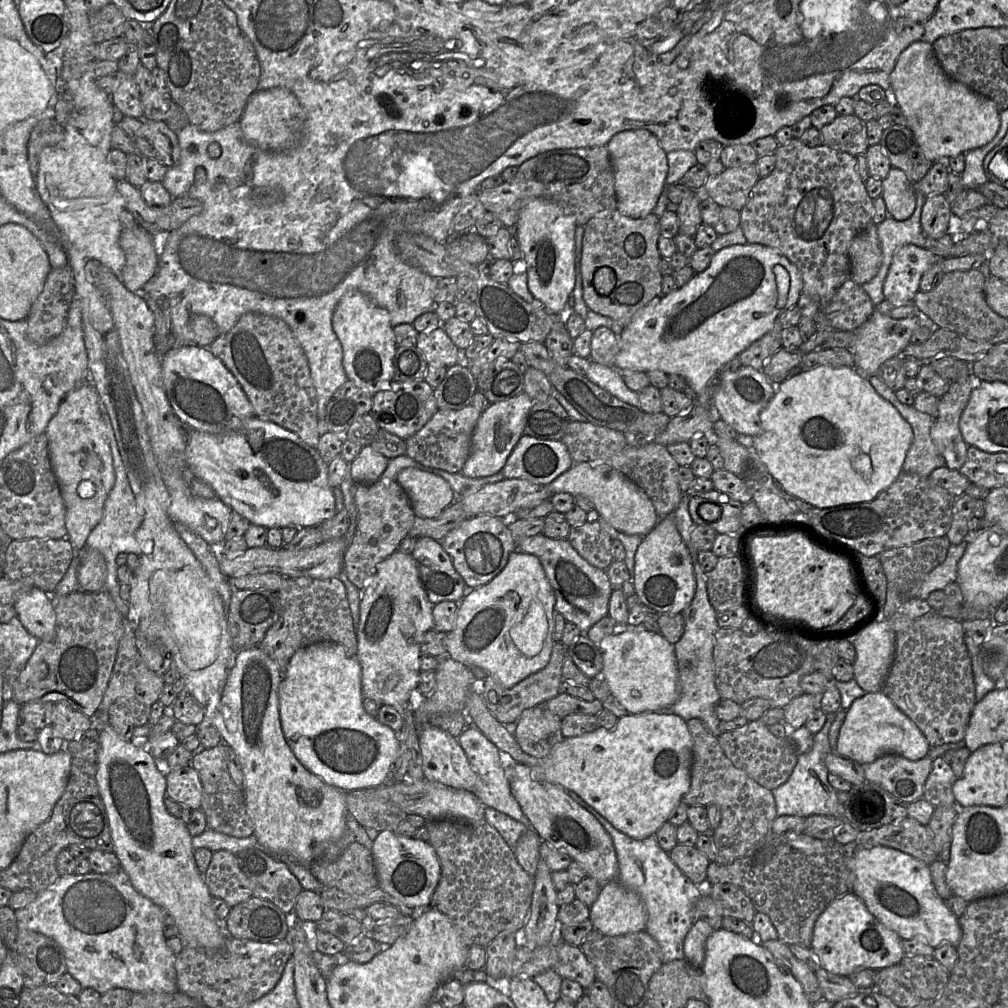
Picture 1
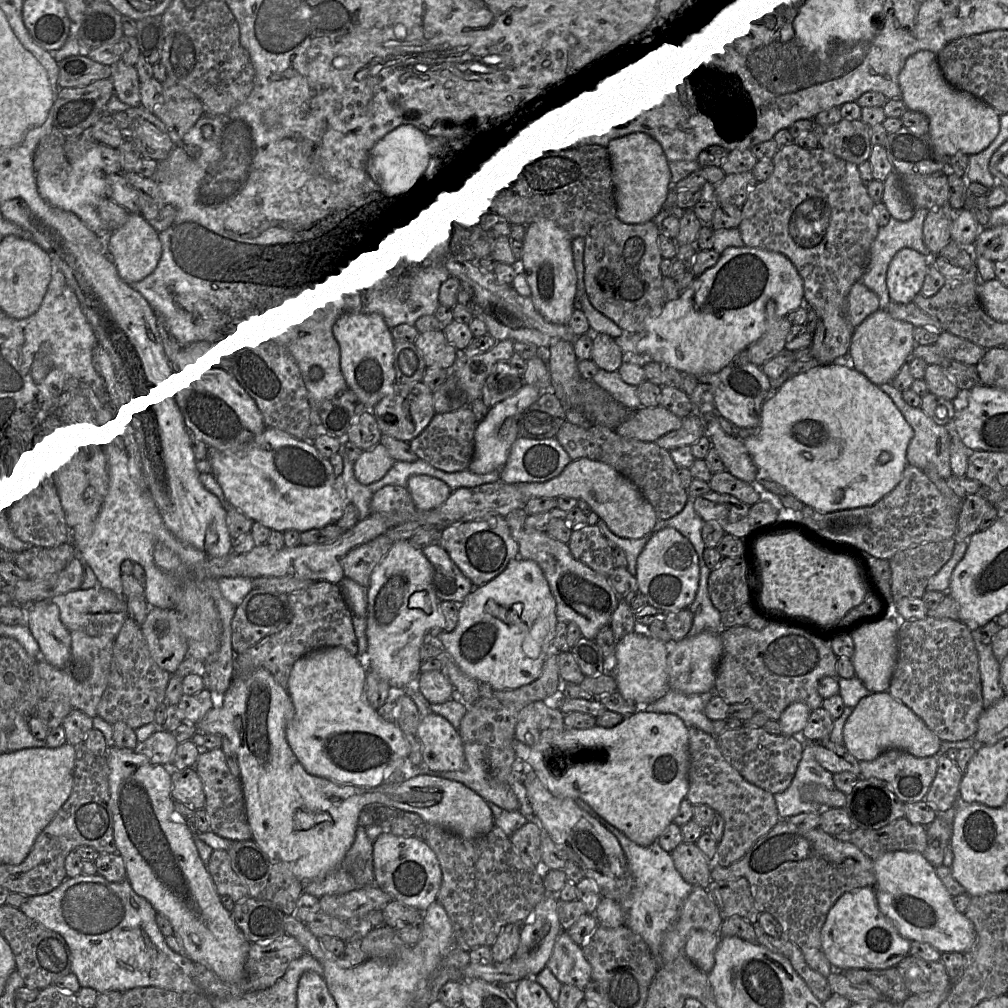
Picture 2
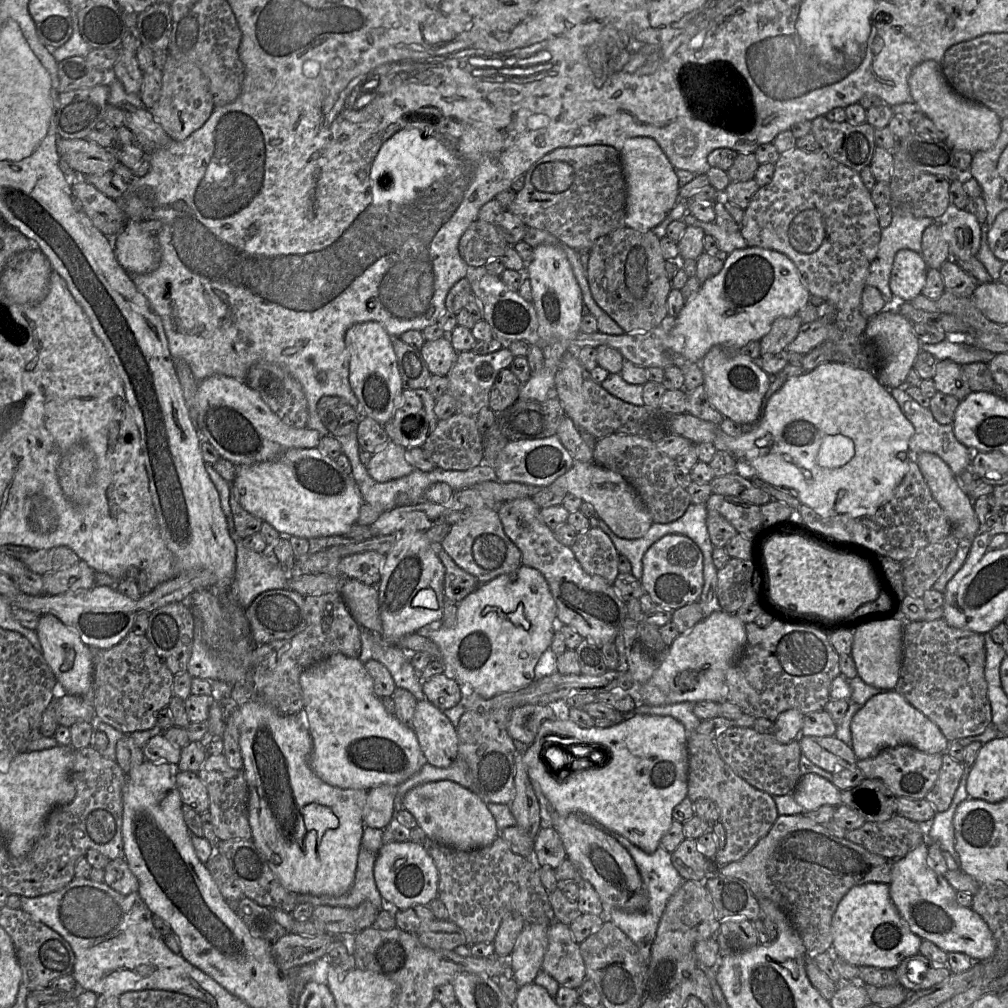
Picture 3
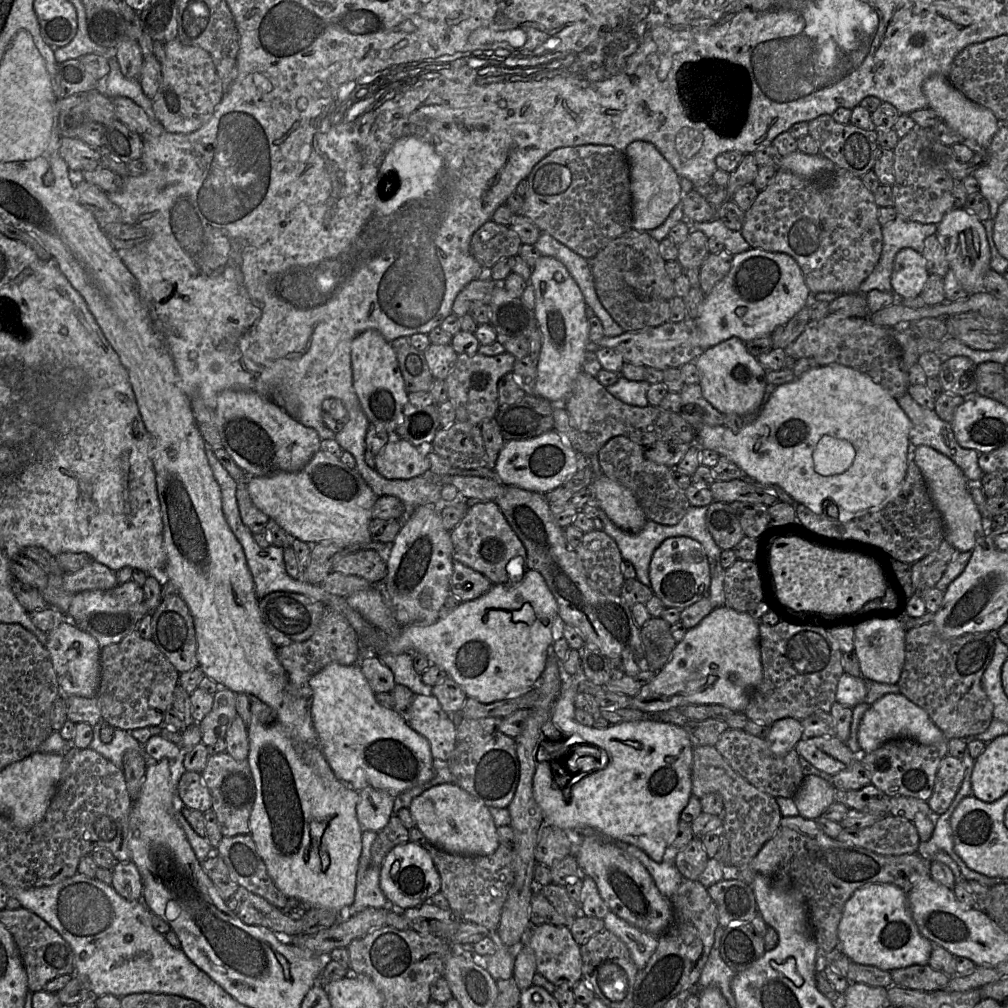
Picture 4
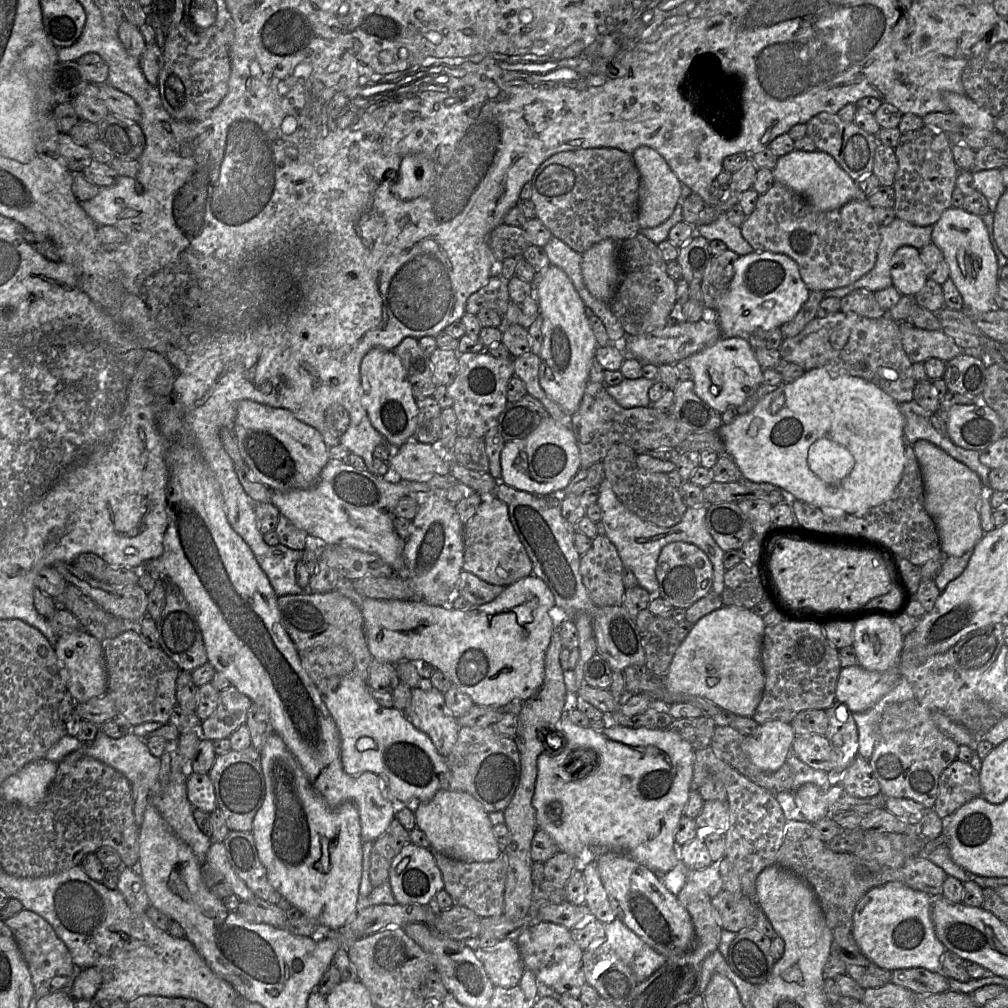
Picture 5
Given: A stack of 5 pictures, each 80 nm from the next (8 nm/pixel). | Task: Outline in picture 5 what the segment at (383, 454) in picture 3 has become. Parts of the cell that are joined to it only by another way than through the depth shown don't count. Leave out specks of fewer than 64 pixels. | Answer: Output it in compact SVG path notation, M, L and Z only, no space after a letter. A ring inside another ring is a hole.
M410 440L387 461L390 470L407 481L423 481L434 475L448 475L449 462L441 458L430 444Z

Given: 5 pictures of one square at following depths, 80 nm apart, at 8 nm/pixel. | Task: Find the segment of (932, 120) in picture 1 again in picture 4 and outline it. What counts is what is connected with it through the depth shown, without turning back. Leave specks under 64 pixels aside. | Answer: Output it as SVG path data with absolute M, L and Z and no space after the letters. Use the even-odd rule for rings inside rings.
M933 75L926 79L922 85L922 90L928 99L928 108L935 110L943 119L943 123L965 139L974 141L981 148L987 149L1001 125L1001 122L990 109L968 99L943 75Z

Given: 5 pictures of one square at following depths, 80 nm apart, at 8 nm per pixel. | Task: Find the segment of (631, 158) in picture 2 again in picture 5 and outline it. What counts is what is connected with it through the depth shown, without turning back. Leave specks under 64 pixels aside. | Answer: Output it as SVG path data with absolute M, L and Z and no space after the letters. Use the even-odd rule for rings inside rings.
M639 146L632 153L633 161L640 173L638 222L641 229L657 227L673 213L681 196L682 182L665 159L649 146Z

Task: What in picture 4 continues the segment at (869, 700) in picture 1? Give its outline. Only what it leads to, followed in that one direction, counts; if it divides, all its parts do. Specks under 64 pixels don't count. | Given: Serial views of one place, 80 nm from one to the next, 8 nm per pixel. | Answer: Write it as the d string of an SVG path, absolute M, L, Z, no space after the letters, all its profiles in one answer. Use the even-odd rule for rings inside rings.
M888 693L874 702L864 713L858 729L858 742L865 753L870 753L886 741L895 738L908 738L923 745L932 745L946 739L925 710L901 693Z

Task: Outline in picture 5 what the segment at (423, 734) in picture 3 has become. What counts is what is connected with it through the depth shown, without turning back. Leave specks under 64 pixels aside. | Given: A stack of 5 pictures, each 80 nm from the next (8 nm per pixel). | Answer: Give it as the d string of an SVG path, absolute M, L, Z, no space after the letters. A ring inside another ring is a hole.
M435 687L412 688L408 720L431 739L438 754L445 758L450 755L460 725L446 706L443 692Z

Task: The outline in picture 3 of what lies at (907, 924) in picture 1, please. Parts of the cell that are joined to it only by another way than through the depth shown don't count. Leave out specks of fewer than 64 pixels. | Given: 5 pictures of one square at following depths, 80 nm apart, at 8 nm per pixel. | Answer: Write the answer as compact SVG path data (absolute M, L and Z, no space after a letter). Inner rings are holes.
M929 835L923 842L899 860L893 860L890 897L901 917L908 923L911 931L921 939L928 940L945 952L961 952L976 961L991 958L997 948L996 940L986 922L971 908L961 906L956 900L956 890L943 875L936 873L928 864L927 854Z

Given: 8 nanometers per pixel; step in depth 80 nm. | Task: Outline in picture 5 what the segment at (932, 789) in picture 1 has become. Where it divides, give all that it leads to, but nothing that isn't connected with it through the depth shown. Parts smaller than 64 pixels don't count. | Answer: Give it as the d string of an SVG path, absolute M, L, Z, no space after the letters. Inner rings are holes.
M954 759L940 774L932 810L942 819L981 795L978 773L969 762Z

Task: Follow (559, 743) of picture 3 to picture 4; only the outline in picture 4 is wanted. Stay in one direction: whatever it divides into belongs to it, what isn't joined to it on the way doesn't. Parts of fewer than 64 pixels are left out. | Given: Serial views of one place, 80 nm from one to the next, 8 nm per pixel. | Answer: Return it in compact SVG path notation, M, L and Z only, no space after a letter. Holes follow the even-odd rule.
M581 668L574 675L569 675L562 670L562 687L559 698L557 699L554 707L552 708L552 717L549 722L546 722L543 727L543 744L547 747L547 751L543 754L543 746L540 747L536 753L536 770L533 777L533 792L534 798L543 812L543 821L545 824L551 824L557 826L564 831L573 831L575 829L581 829L582 827L593 827L603 833L632 844L645 852L655 862L661 862L665 850L671 844L671 836L675 833L678 823L680 821L680 813L686 807L691 793L691 772L693 762L693 745L691 744L686 731L683 727L675 724L665 722L662 720L641 720L634 722L626 722L619 724L612 724L607 728L598 729L595 727L586 727L579 724L575 720L575 697L579 693L579 685L585 679L585 674ZM587 745L592 749L591 756L596 760L596 766L593 773L580 773L576 778L572 778L571 774L566 774L567 770L564 767L567 756L570 752L576 750L577 746Z

